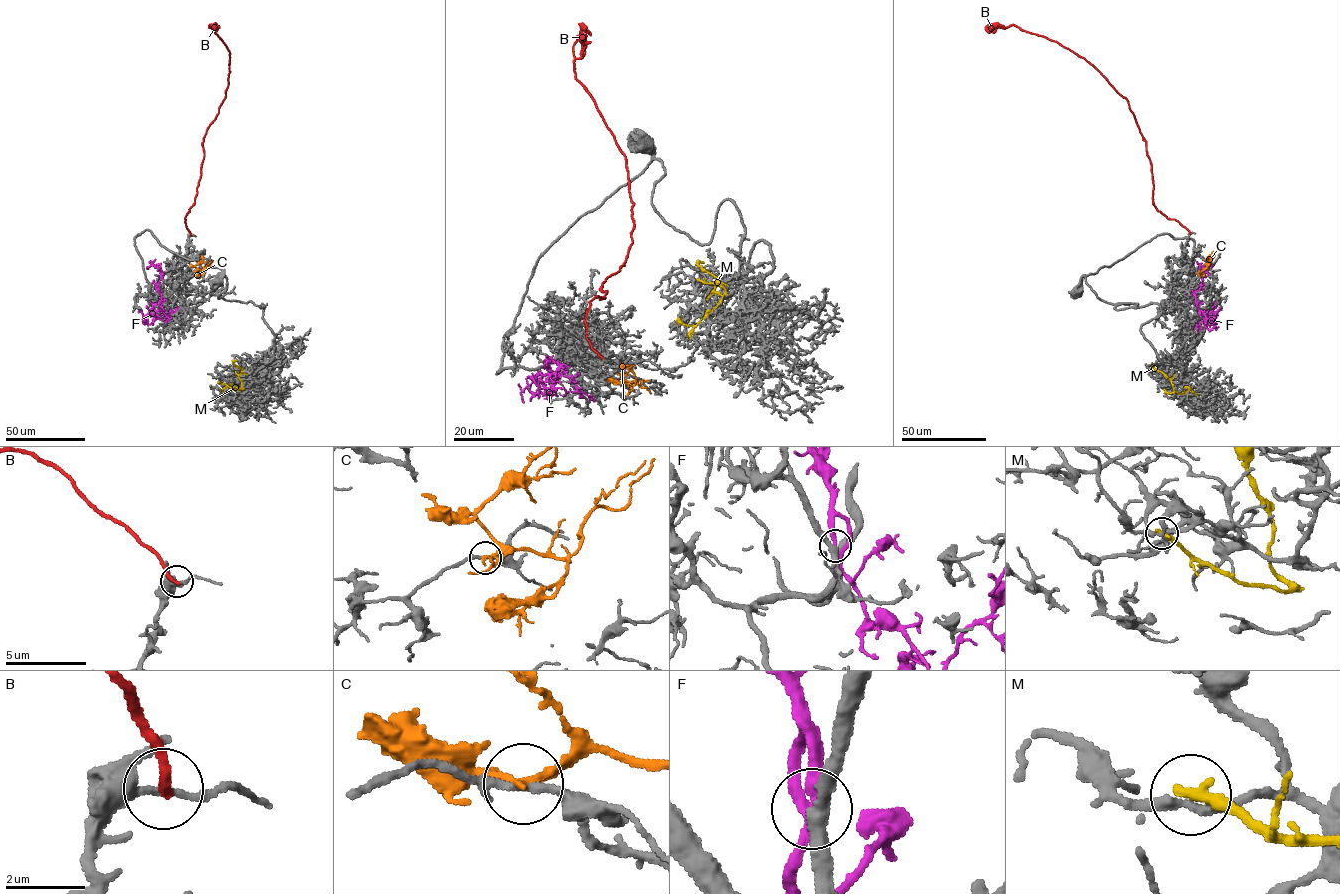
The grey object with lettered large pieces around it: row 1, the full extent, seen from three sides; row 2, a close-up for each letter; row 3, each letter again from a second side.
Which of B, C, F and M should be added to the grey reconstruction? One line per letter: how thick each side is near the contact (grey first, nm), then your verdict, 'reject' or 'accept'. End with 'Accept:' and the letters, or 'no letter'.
B: 180/260 nm | reject
C: 200/200 nm | reject
F: 340/280 nm | accept
M: 240/360 nm | reject
Accept: F

